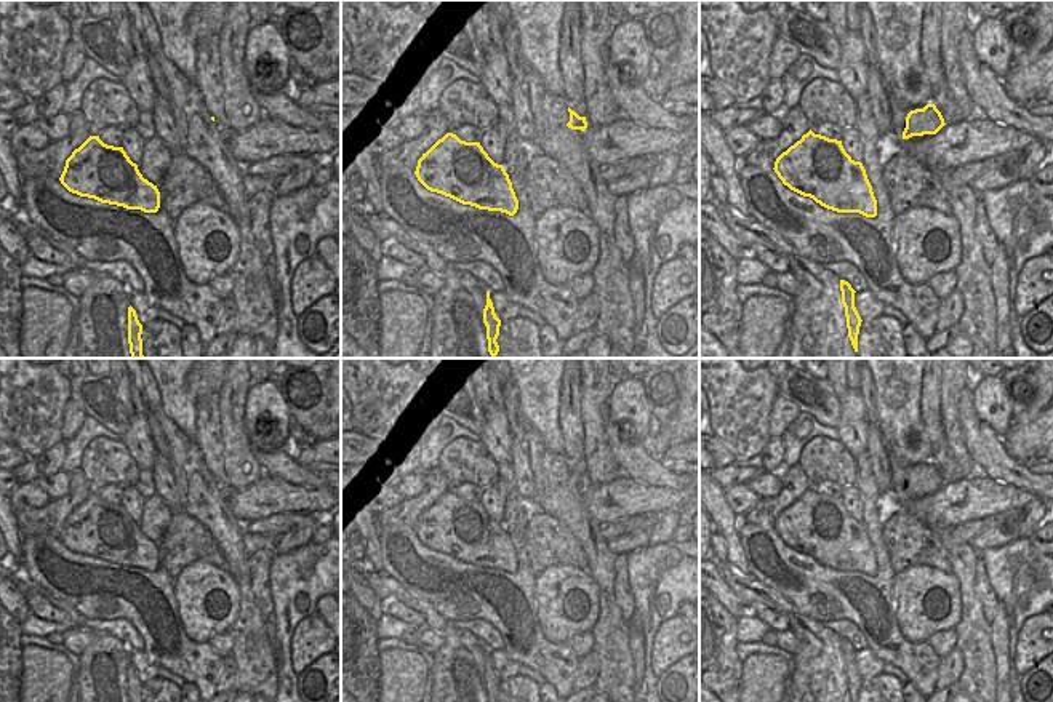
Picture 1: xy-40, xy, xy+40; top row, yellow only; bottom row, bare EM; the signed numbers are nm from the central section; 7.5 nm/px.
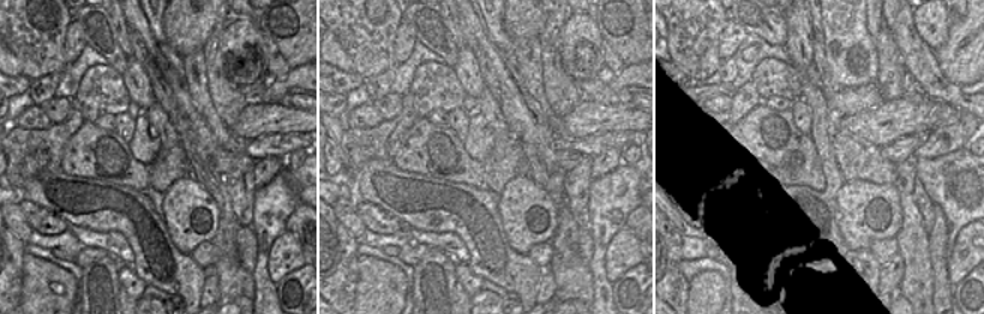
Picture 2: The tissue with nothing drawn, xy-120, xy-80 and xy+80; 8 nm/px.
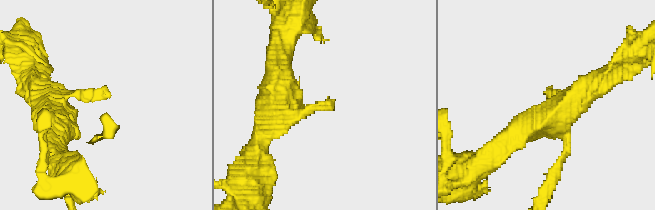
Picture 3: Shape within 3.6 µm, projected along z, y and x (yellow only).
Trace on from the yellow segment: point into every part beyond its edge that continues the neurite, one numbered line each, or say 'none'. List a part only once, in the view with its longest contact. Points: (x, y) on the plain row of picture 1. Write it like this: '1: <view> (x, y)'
none

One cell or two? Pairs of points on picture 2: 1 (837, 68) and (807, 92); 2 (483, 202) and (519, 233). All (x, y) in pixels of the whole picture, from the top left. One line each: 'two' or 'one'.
1: two
2: two

